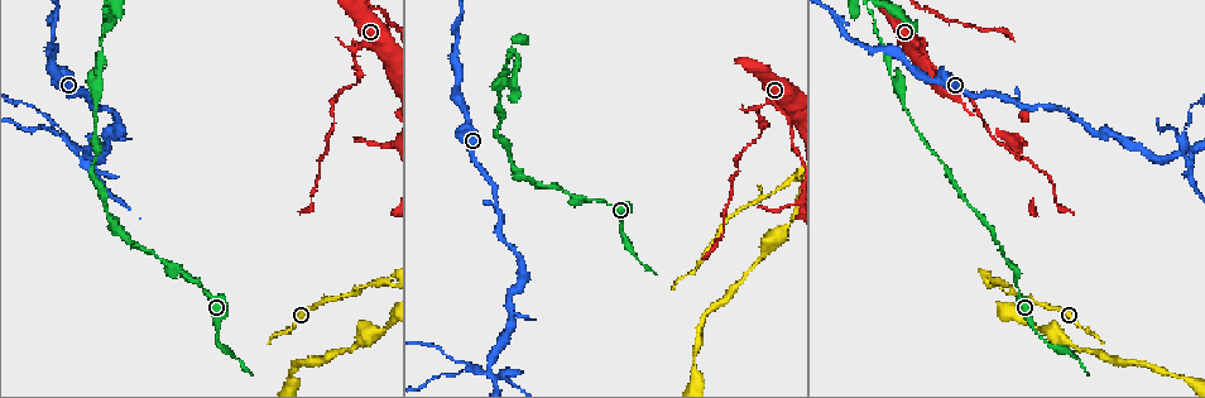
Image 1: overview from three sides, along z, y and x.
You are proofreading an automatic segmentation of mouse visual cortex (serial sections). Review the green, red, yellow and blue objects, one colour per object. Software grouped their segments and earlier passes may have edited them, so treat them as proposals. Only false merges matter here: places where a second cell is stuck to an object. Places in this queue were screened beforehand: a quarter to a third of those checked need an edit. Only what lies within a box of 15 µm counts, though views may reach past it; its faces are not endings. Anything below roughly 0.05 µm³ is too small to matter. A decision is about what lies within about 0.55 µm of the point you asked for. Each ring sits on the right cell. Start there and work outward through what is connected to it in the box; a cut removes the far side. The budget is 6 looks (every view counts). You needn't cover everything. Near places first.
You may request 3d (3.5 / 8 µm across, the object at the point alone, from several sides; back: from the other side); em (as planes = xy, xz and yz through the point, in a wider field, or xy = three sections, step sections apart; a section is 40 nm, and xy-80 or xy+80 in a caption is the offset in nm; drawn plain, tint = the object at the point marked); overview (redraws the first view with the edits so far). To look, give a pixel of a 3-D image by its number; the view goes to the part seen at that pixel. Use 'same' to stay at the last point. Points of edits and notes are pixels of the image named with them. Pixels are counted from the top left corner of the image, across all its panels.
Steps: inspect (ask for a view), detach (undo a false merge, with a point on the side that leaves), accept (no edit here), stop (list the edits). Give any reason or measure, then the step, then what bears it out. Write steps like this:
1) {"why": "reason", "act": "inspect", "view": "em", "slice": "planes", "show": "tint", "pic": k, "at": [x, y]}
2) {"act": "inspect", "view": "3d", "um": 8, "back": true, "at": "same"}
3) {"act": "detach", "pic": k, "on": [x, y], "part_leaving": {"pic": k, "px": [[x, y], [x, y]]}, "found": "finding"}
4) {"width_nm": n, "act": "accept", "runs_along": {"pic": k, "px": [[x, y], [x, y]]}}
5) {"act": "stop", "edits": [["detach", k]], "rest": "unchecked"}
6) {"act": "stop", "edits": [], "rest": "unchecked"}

{"why": "narrows sharply", "act": "inspect", "view": "3d", "um": 3.5, "pic": 1, "at": [875, 22]}

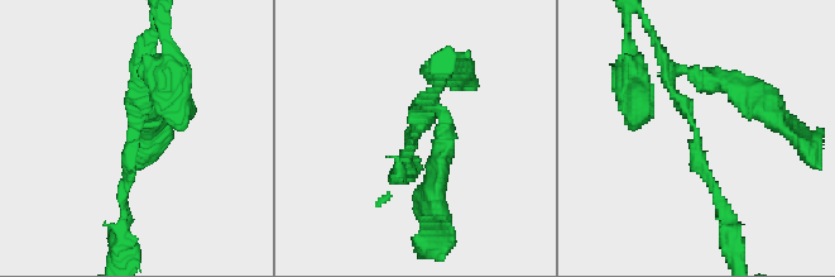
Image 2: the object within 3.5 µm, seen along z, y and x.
{"arm_widths_nm": [150, 150], "act": "accept", "runs_along": {"pic": 2, "px": [[124, 203], [135, 106], [163, 71]]}, "found": "all the same cell"}

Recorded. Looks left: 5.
{"why": "sharp bend", "act": "inspect", "view": "3d", "um": 3.5, "pic": 1, "at": [353, 45]}

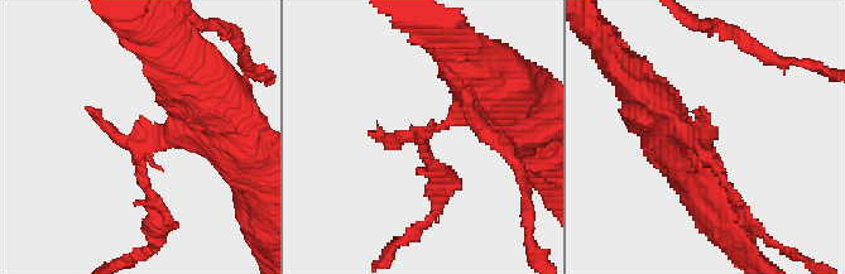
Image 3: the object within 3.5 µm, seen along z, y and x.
{"why": "now the EM", "act": "inspect", "view": "em", "slice": "xy", "step": 5, "show": "tint", "pic": 3, "at": [426, 132]}

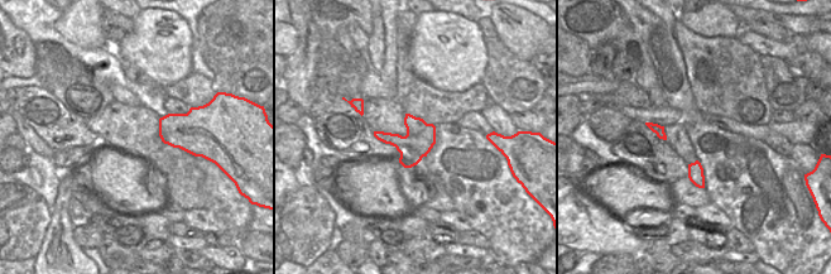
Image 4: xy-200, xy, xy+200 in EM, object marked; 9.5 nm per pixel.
{"act": "detach", "pic": 3, "on": [404, 136], "part_leaving": {"pic": 3, "px": [[445, 125], [421, 134], [440, 186]]}, "found": "two cells meet here"}

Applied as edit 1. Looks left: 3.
{"why": "redraw", "act": "inspect", "view": "overview"}

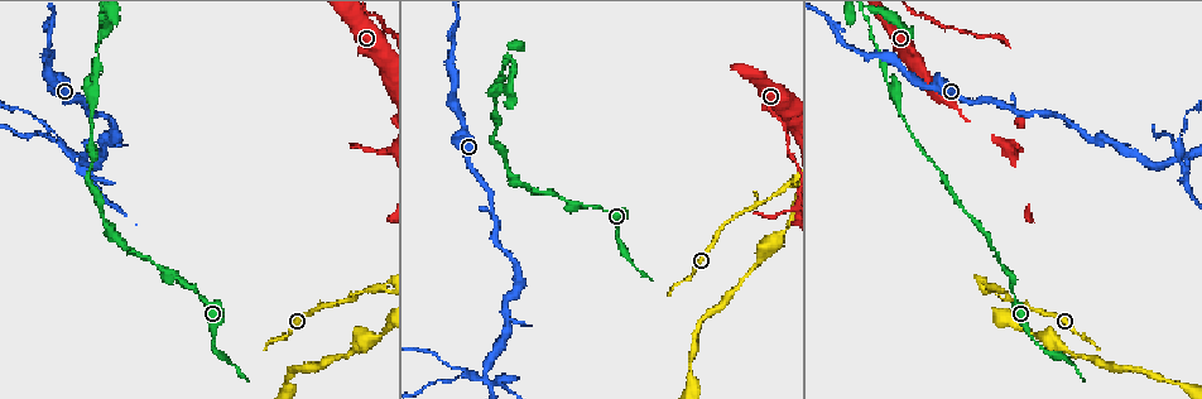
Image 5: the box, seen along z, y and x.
{"why": "sharp bend", "act": "inspect", "view": "3d", "um": 3.5, "pic": 5, "at": [523, 286]}

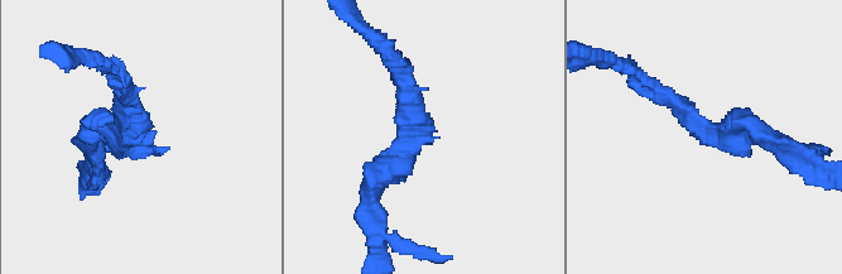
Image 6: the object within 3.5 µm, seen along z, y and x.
{"arm_widths_nm": [200, 200], "why": "shape alone is not enough", "act": "inspect", "view": "em", "slice": "planes", "show": "tint", "pic": 6, "at": [704, 133]}

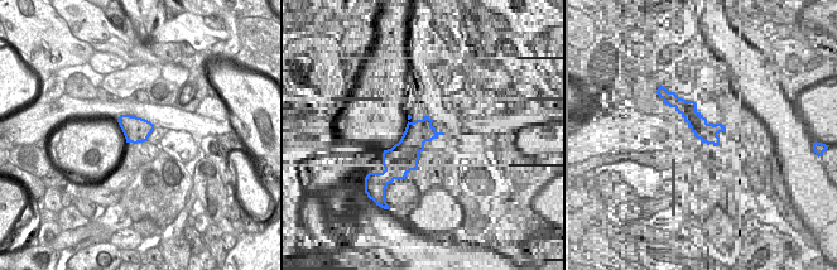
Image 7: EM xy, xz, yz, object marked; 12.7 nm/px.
{"act": "accept", "found": "all the same cell"}

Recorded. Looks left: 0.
{"act": "stop", "edits": [["detach", 3]], "rest": "unchecked"}

